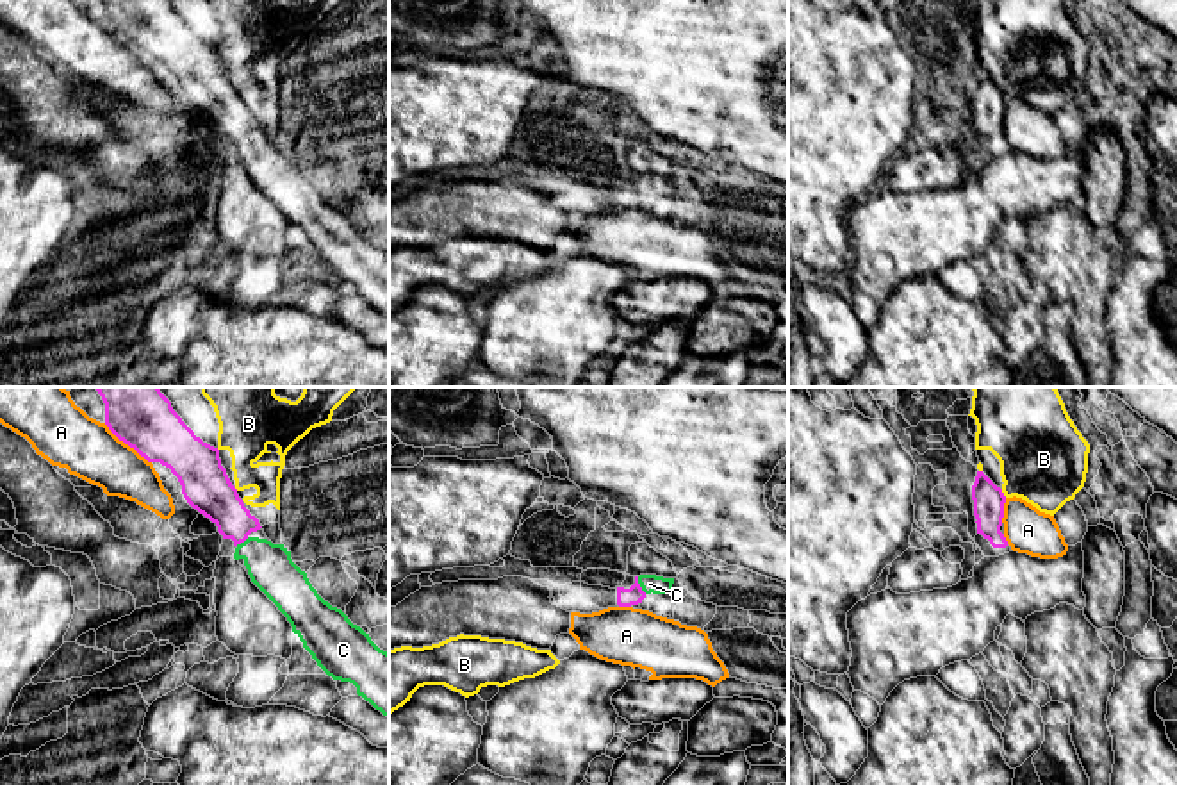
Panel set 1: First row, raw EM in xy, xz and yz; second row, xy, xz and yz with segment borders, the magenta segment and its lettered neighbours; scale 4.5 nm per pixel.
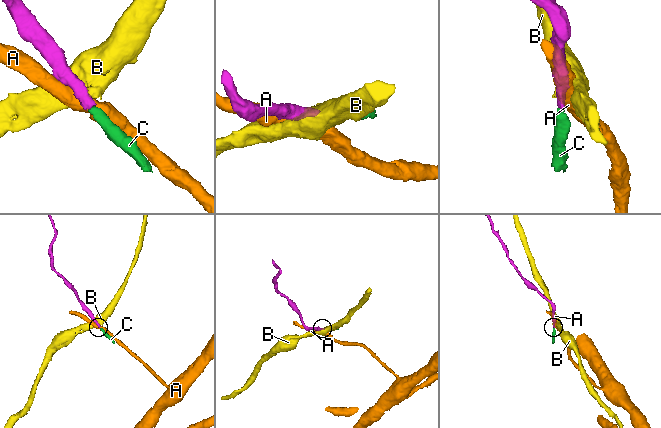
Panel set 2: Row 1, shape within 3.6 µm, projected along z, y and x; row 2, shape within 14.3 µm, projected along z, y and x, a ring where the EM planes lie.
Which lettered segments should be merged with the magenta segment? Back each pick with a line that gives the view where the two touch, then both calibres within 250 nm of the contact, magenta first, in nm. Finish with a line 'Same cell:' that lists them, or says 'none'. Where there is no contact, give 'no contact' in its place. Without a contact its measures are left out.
C: contact in xz; calibres 80 and 80 nm
Same cell: C

